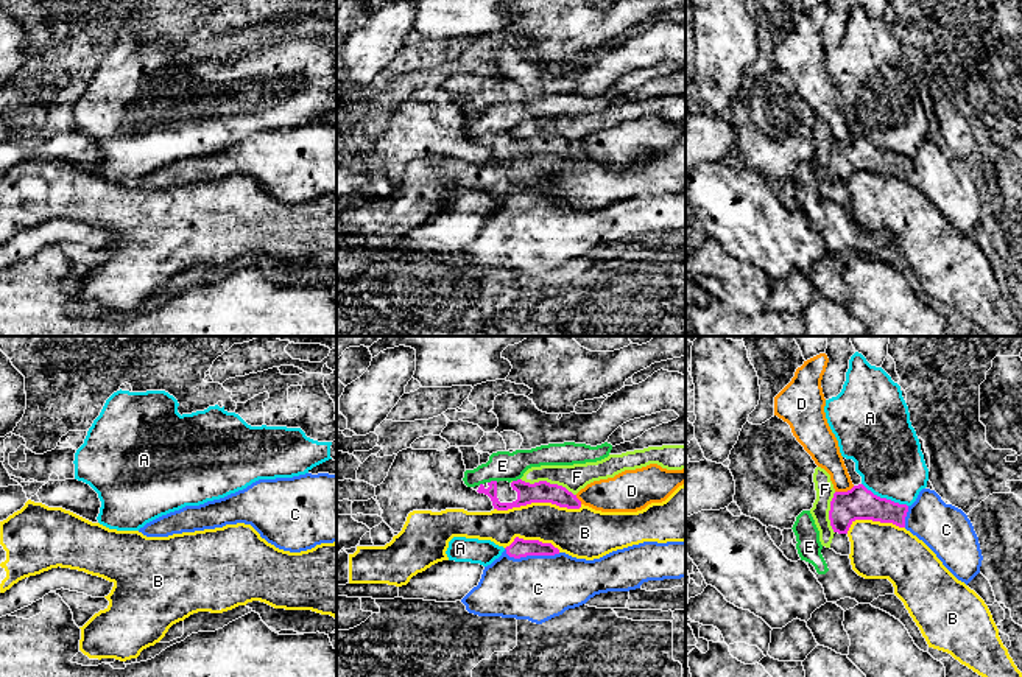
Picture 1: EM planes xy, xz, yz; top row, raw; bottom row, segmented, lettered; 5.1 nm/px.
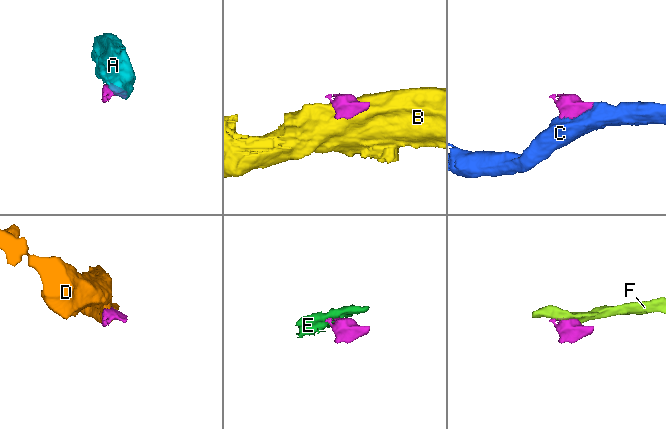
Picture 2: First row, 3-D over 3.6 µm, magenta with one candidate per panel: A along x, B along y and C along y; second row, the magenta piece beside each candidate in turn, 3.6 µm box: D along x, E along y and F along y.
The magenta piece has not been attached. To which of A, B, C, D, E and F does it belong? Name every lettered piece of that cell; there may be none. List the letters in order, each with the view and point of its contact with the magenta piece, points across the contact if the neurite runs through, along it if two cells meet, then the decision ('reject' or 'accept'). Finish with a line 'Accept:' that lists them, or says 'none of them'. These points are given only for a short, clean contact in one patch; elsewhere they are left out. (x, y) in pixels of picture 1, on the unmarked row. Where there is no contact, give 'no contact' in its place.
A: contact yz (885, 150); reject
B: contact xz (538, 153); reject
C: contact xz (532, 206); accept
D: contact yz (845, 143); border yz (854, 137), (835, 143); reject
E: contact xz (493, 133); border xz (497, 133), (488, 134); reject
F: contact xz (549, 134); border xz (521, 129), (530, 134), (556, 134), (575, 147); reject
Accept: C

